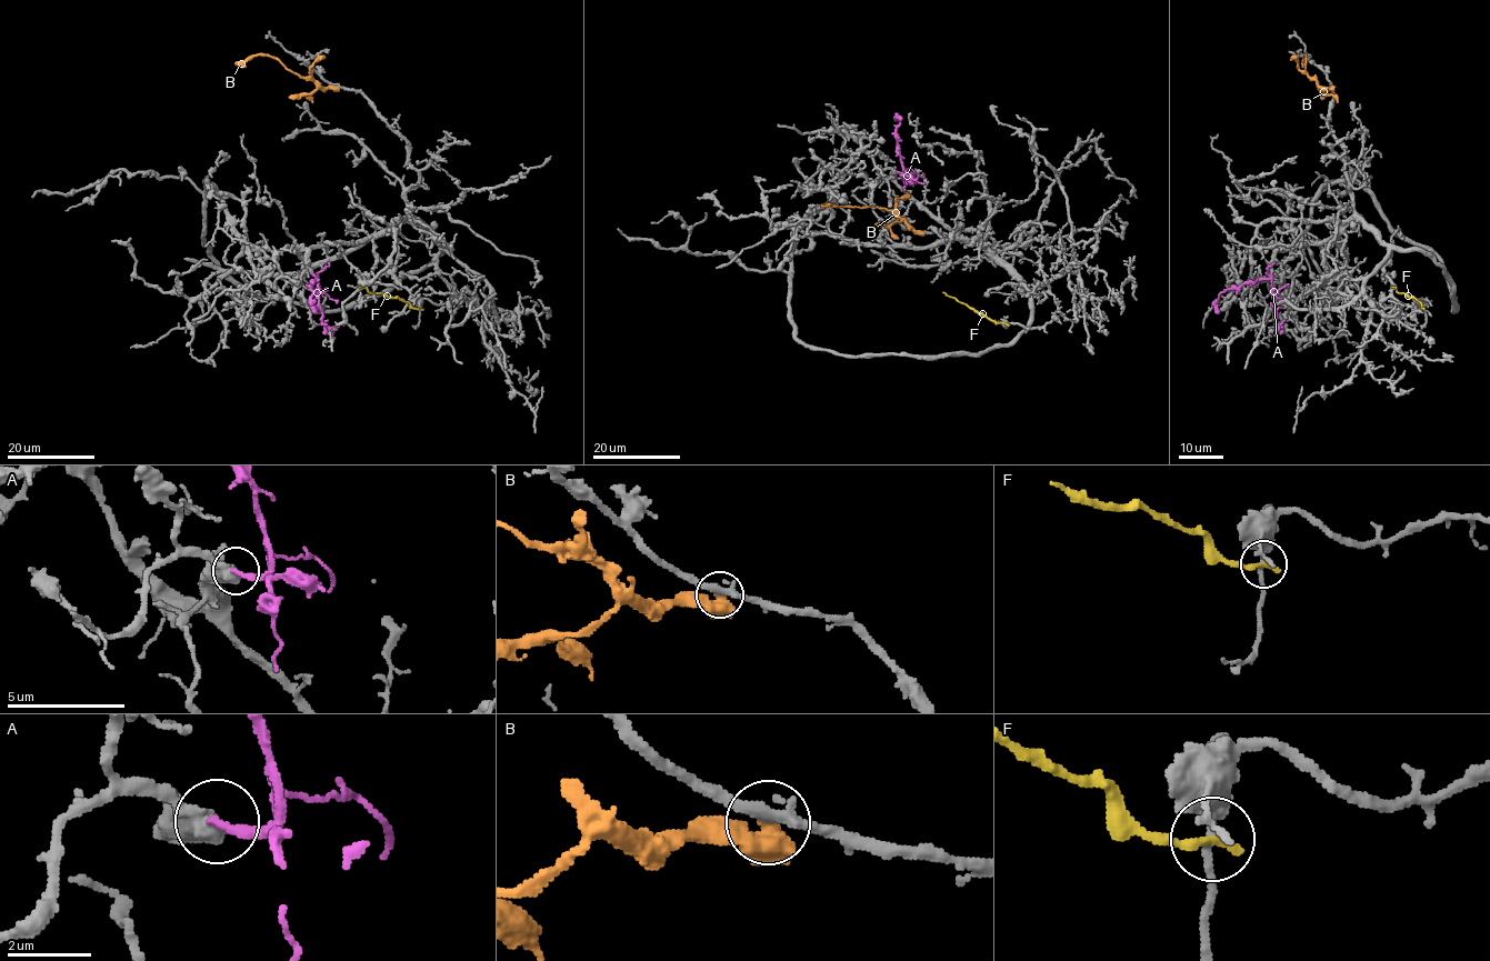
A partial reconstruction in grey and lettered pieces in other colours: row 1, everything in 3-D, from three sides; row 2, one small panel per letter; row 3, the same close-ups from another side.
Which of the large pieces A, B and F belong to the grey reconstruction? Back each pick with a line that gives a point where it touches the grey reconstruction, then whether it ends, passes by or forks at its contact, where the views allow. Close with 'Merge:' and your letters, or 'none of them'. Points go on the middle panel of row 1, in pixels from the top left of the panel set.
A: Touches grey at (897, 171). It ends there
Merge: A

